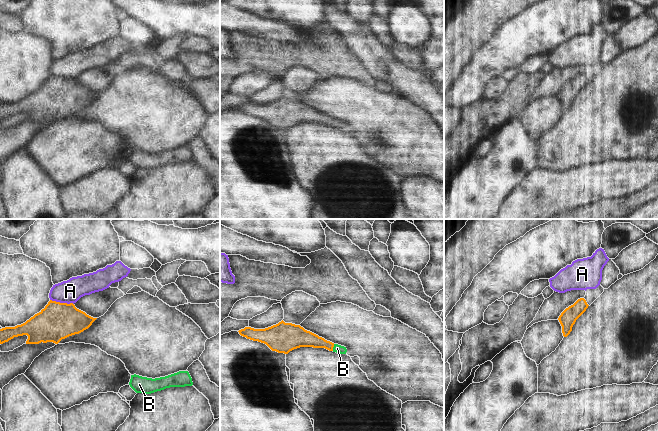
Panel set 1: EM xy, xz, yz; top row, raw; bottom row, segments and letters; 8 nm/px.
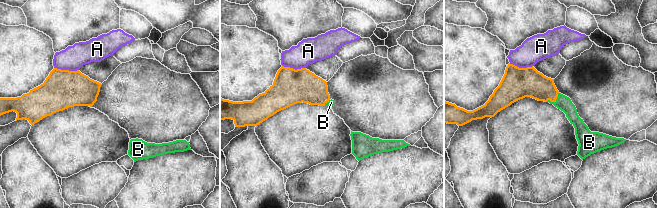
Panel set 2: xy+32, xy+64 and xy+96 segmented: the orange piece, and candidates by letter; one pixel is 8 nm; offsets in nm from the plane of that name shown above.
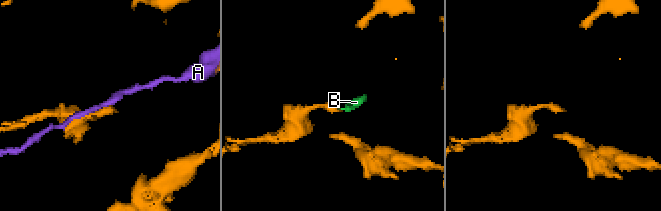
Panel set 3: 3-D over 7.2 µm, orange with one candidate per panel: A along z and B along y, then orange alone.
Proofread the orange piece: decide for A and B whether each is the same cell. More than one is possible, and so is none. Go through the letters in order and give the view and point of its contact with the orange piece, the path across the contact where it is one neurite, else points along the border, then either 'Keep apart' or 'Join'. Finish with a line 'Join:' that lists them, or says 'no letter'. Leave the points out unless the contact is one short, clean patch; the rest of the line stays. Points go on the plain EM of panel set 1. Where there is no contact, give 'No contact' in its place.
A: Touches orange at xy (62, 79). Boundary: xy (50, 75), (56, 78), (73, 80). Keep apart
B: Touches orange at xz (333, 122). Path across: xz (303, 114), (333, 122), (337, 124). Join
Join: B

